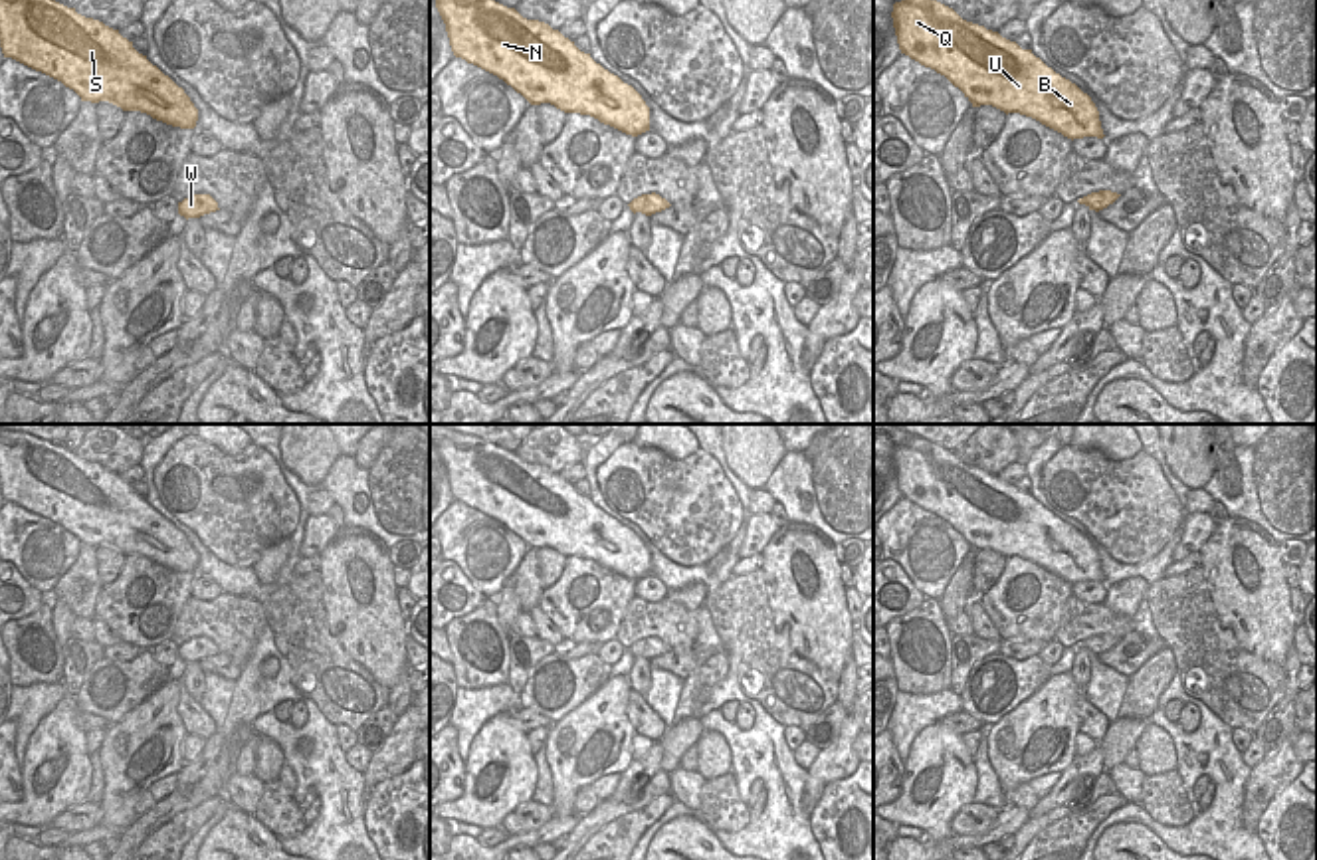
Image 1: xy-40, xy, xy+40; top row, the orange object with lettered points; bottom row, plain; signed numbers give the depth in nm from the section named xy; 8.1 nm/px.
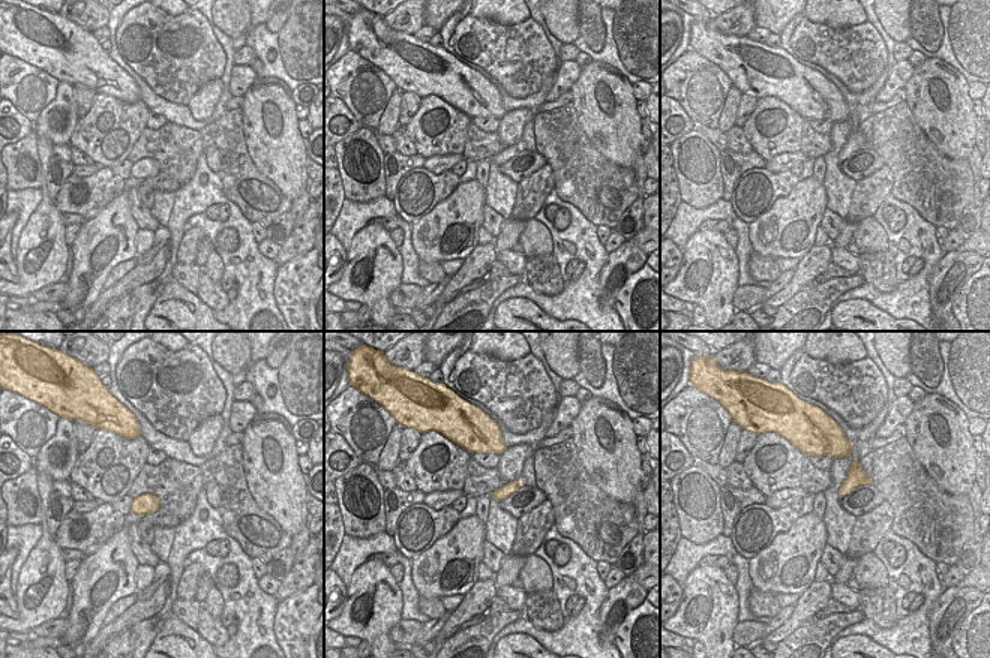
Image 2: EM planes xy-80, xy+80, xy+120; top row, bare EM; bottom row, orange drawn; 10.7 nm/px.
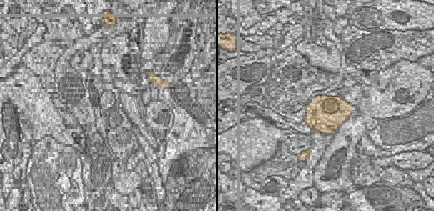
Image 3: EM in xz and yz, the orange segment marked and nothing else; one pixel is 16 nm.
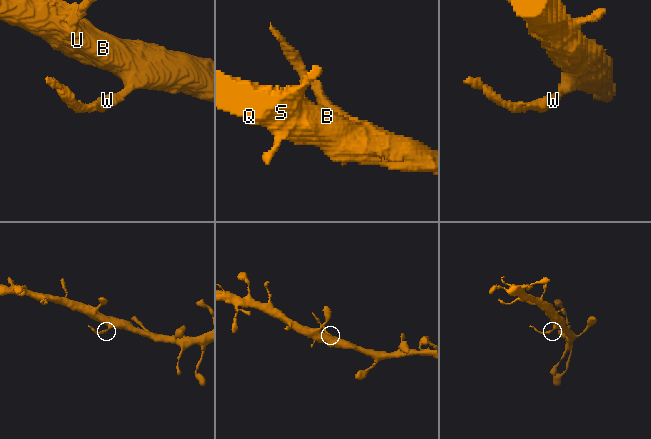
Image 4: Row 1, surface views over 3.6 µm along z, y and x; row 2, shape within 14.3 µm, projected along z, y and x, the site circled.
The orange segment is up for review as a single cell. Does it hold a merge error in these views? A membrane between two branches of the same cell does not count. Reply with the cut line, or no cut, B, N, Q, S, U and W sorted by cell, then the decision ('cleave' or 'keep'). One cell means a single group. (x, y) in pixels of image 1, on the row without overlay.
xy+40 (1100, 635), (1106, 650) | B N Q S U / W | cleave

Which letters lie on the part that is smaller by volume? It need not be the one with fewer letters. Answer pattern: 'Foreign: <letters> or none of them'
Foreign: W

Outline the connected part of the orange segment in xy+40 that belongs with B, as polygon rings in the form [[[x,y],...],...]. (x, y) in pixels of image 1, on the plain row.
[[[917,436],[895,446],[891,462],[901,497],[945,519],[972,551],[992,549],[1006,559],[1032,561],[1071,585],[1105,581],[1091,541],[1048,511],[1032,493],[1022,493],[998,476],[966,466],[953,452]]]

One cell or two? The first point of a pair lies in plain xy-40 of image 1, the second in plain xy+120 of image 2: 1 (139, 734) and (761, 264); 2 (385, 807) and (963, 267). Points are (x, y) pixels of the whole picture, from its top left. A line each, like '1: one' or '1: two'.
1: two
2: two

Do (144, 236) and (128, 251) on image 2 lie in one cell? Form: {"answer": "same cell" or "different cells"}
{"answer": "different cells"}

